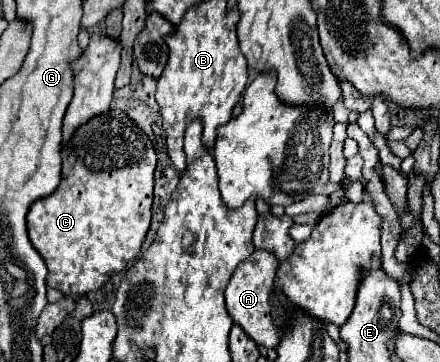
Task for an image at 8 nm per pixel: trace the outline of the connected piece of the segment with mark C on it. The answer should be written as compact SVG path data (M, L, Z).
M112 109L74 133L74 139L62 151L62 161L62 183L58 191L46 199L38 199L38 203L30 207L28 235L50 271L46 279L48 287L64 295L80 297L104 287L114 273L126 269L130 261L140 257L152 219L156 153L148 135L124 111Z

